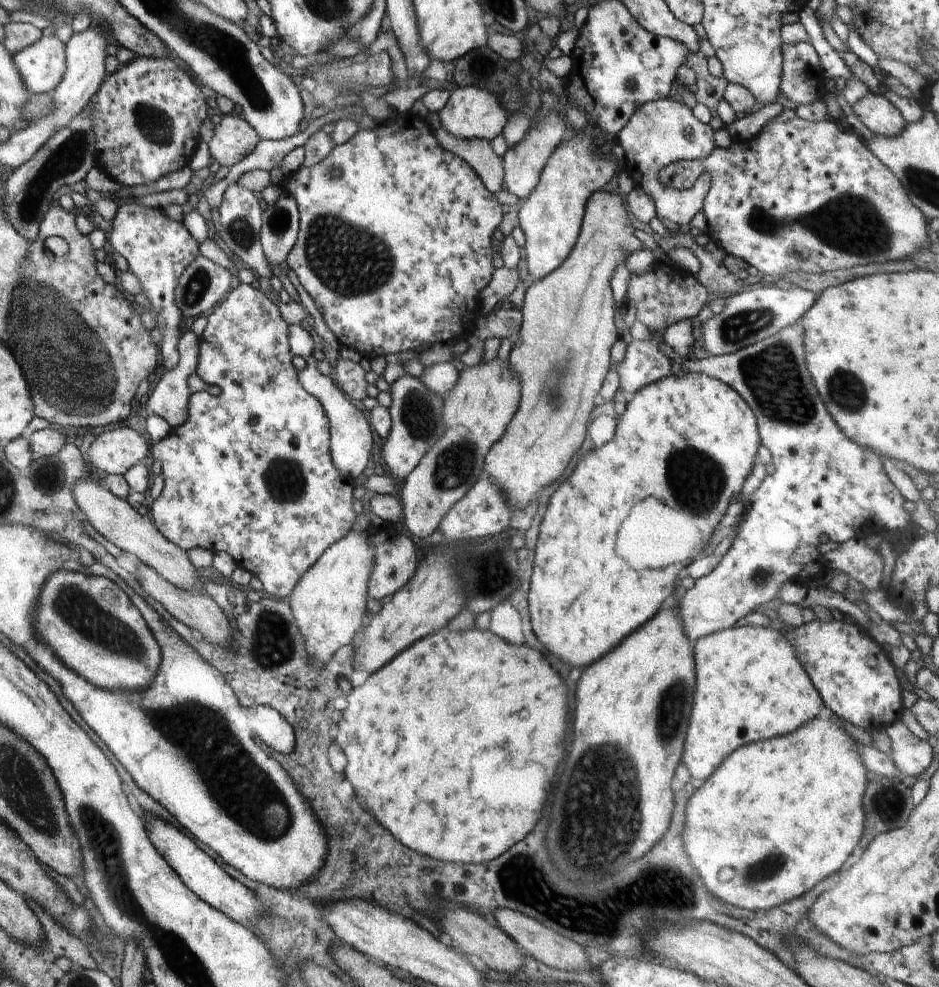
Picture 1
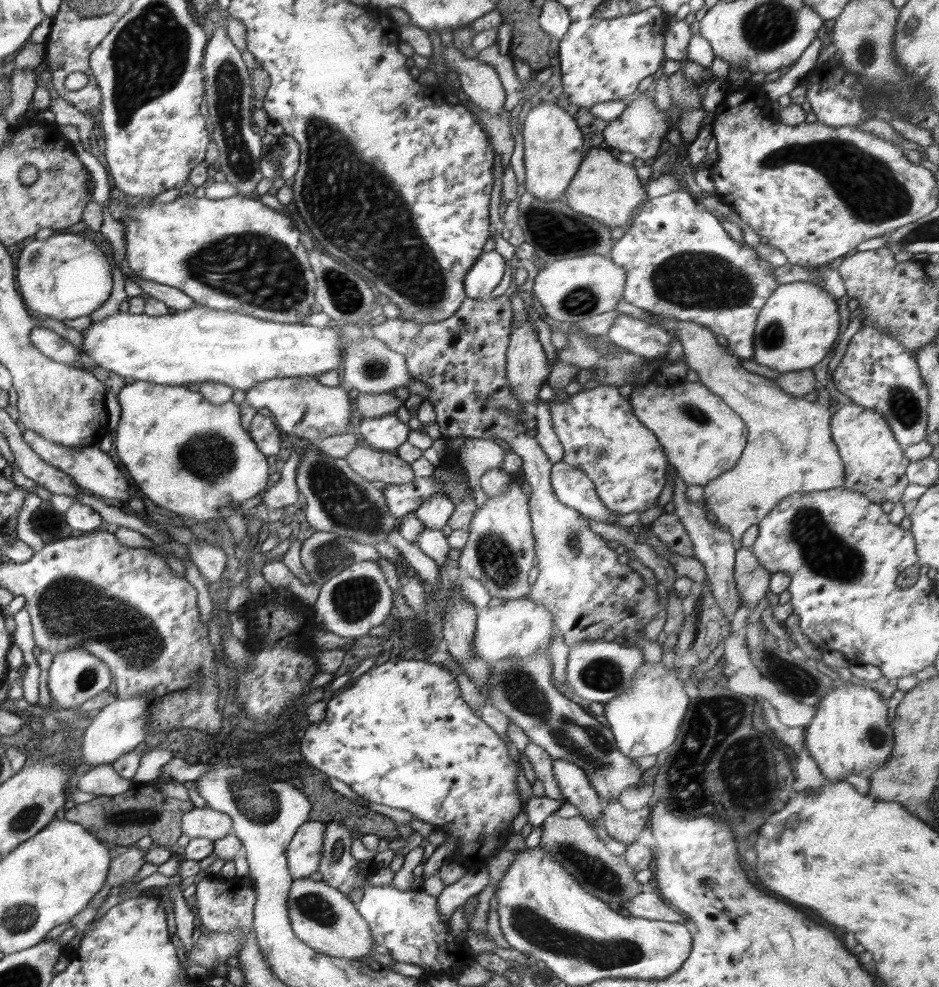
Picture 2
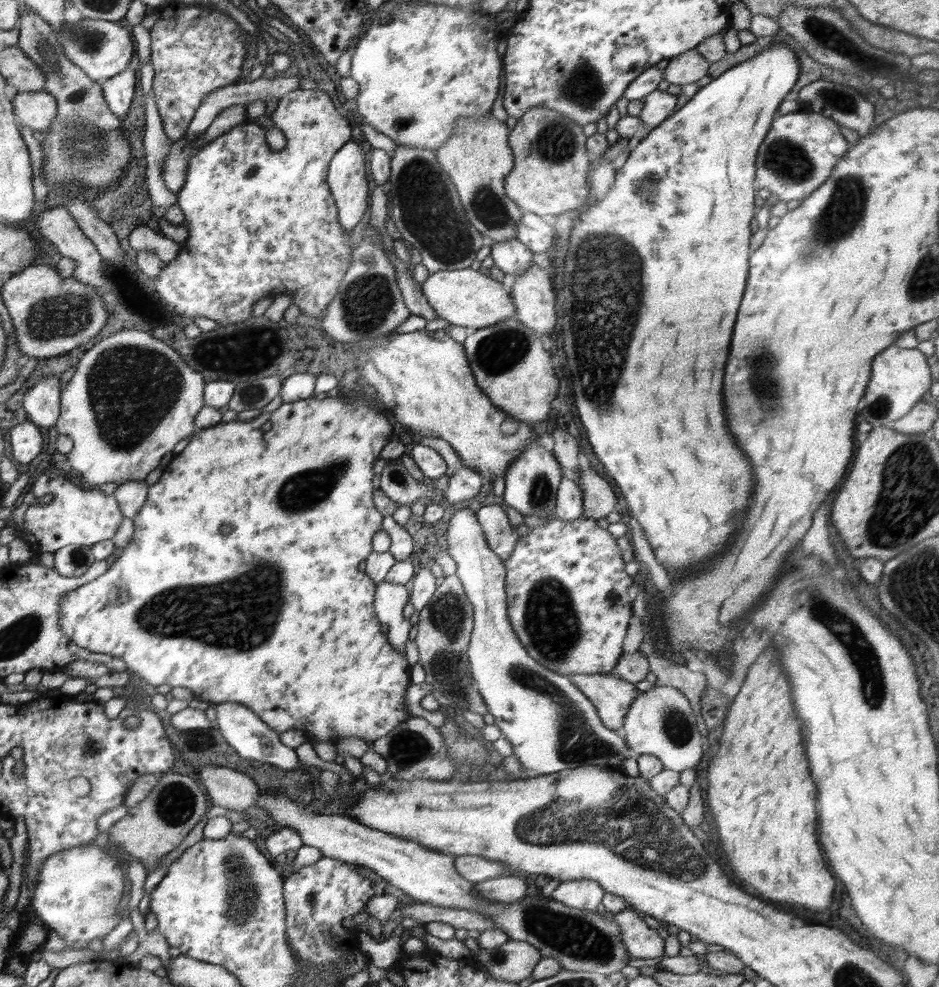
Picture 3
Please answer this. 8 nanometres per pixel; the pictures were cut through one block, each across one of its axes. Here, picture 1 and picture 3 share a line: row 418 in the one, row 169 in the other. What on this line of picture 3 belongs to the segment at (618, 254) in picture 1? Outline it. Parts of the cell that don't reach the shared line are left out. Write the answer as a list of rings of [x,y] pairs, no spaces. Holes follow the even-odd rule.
[[[542,105],[529,108],[509,131],[509,145],[513,150],[514,166],[504,179],[506,196],[522,210],[549,219],[574,209],[580,210],[590,194],[588,172],[591,160],[586,152],[586,141],[587,136],[583,133],[582,125]]]

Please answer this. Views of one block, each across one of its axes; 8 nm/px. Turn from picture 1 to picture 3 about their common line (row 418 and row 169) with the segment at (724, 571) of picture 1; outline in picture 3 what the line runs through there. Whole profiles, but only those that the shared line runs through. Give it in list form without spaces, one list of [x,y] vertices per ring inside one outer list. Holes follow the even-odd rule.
[[[805,108],[786,115],[778,114],[758,149],[755,162],[755,189],[759,191],[761,188],[765,188],[771,194],[776,194],[780,201],[785,203],[794,199],[802,201],[828,180],[833,168],[849,148],[850,144],[840,133],[840,124],[819,112]]]

